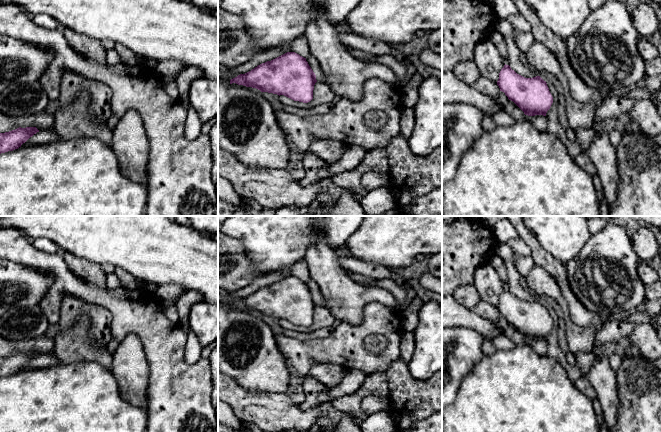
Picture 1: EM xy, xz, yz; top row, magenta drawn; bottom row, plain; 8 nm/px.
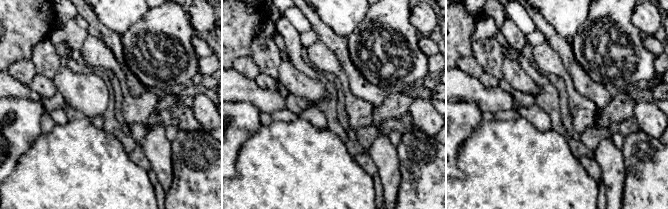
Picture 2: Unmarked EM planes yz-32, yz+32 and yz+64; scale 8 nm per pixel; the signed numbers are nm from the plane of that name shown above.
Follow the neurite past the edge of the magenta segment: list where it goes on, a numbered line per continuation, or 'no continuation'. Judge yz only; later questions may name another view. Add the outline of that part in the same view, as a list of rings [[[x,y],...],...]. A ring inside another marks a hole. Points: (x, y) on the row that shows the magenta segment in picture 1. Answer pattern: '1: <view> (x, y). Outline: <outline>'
no continuation

